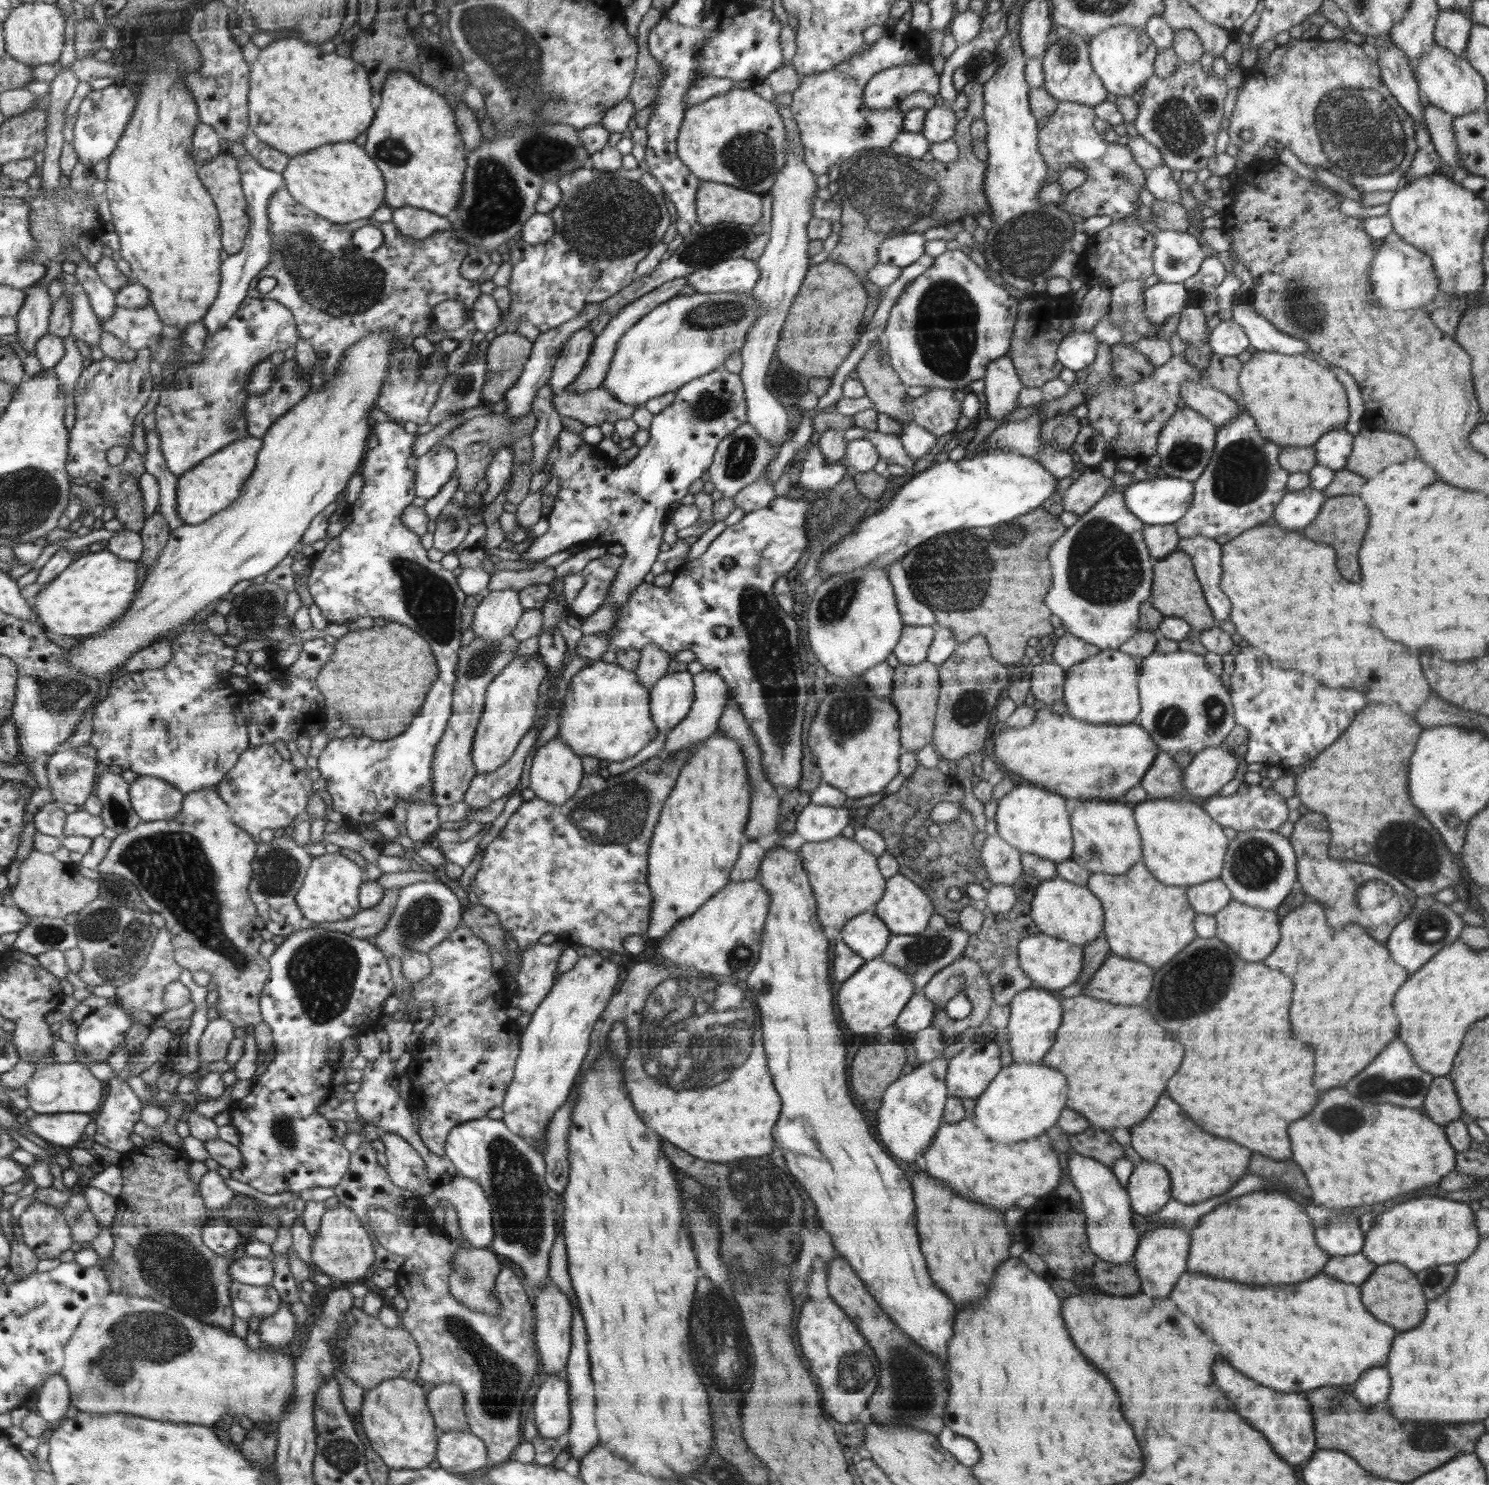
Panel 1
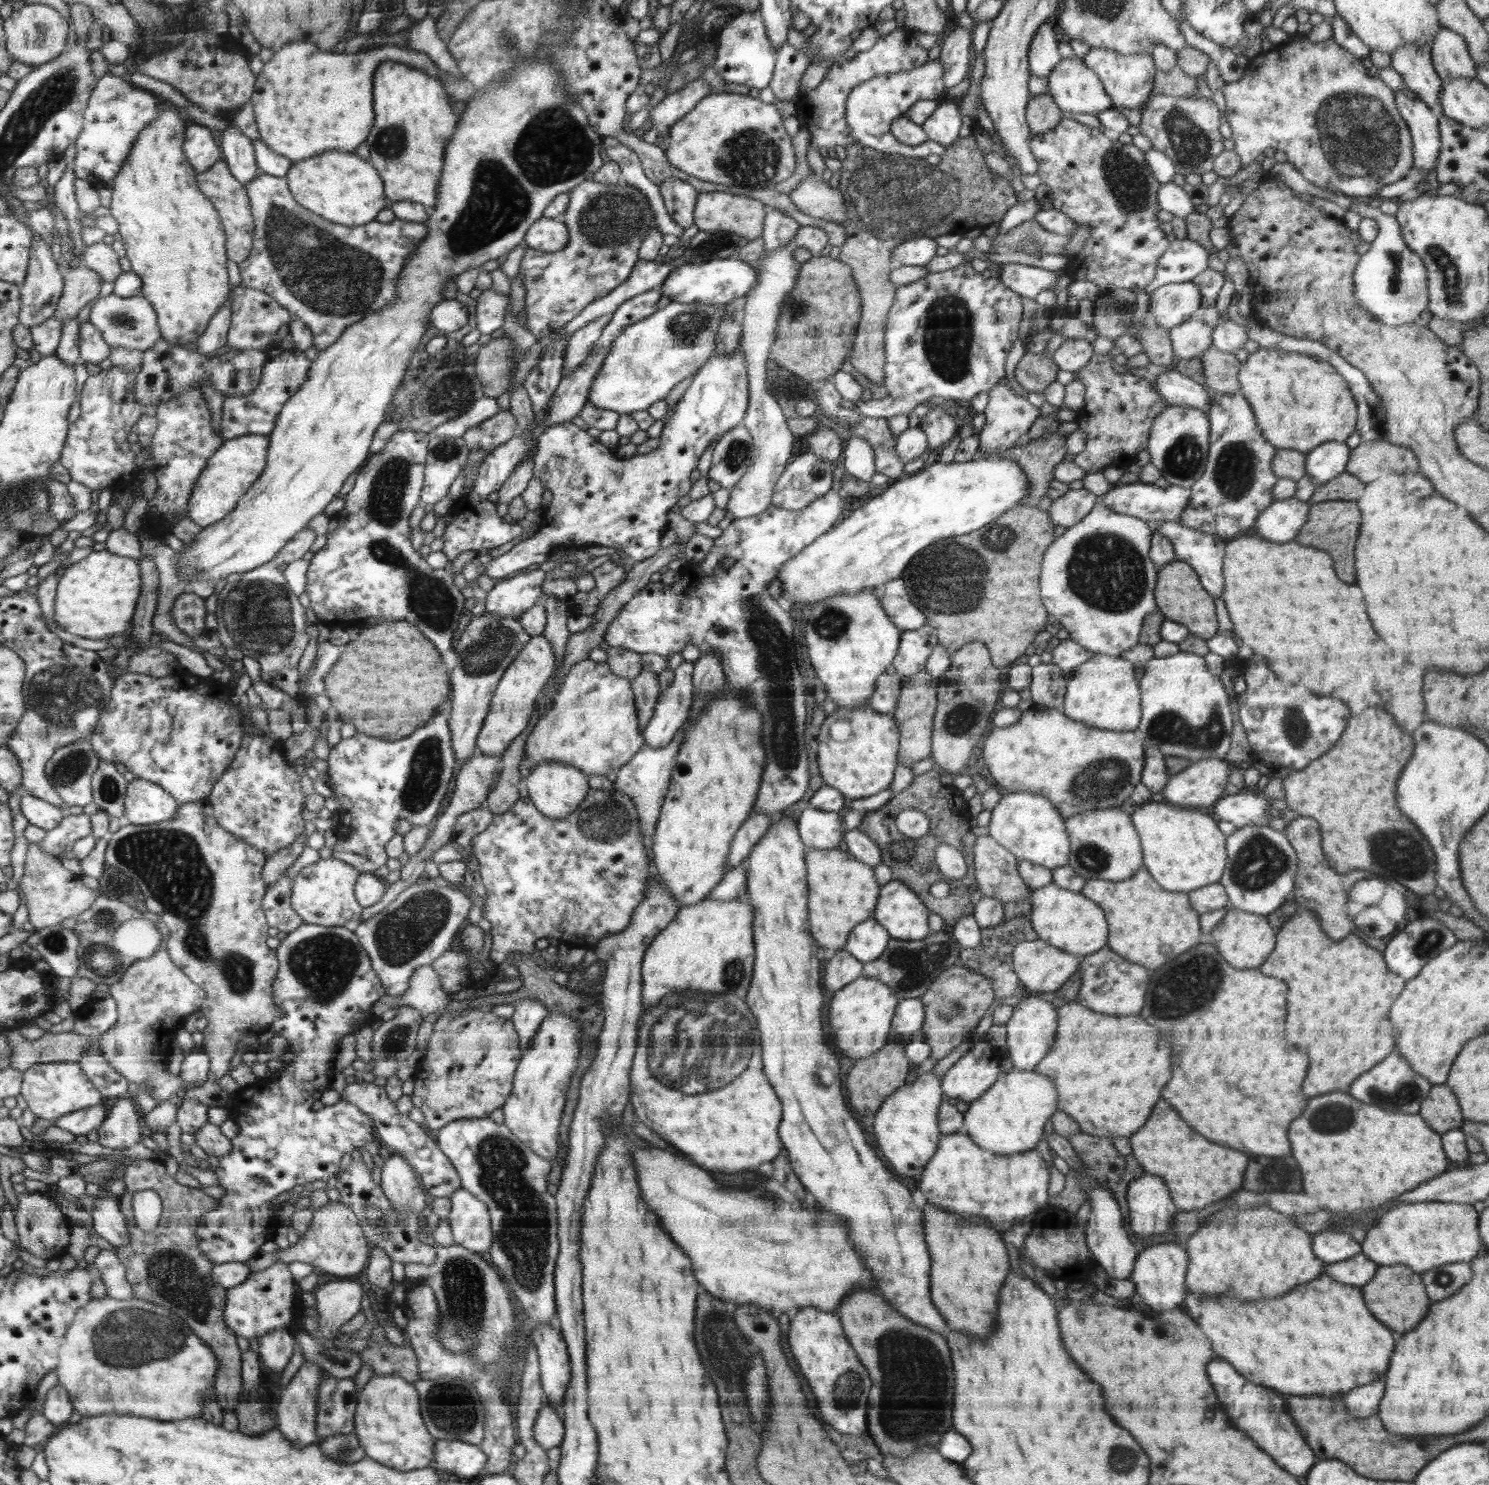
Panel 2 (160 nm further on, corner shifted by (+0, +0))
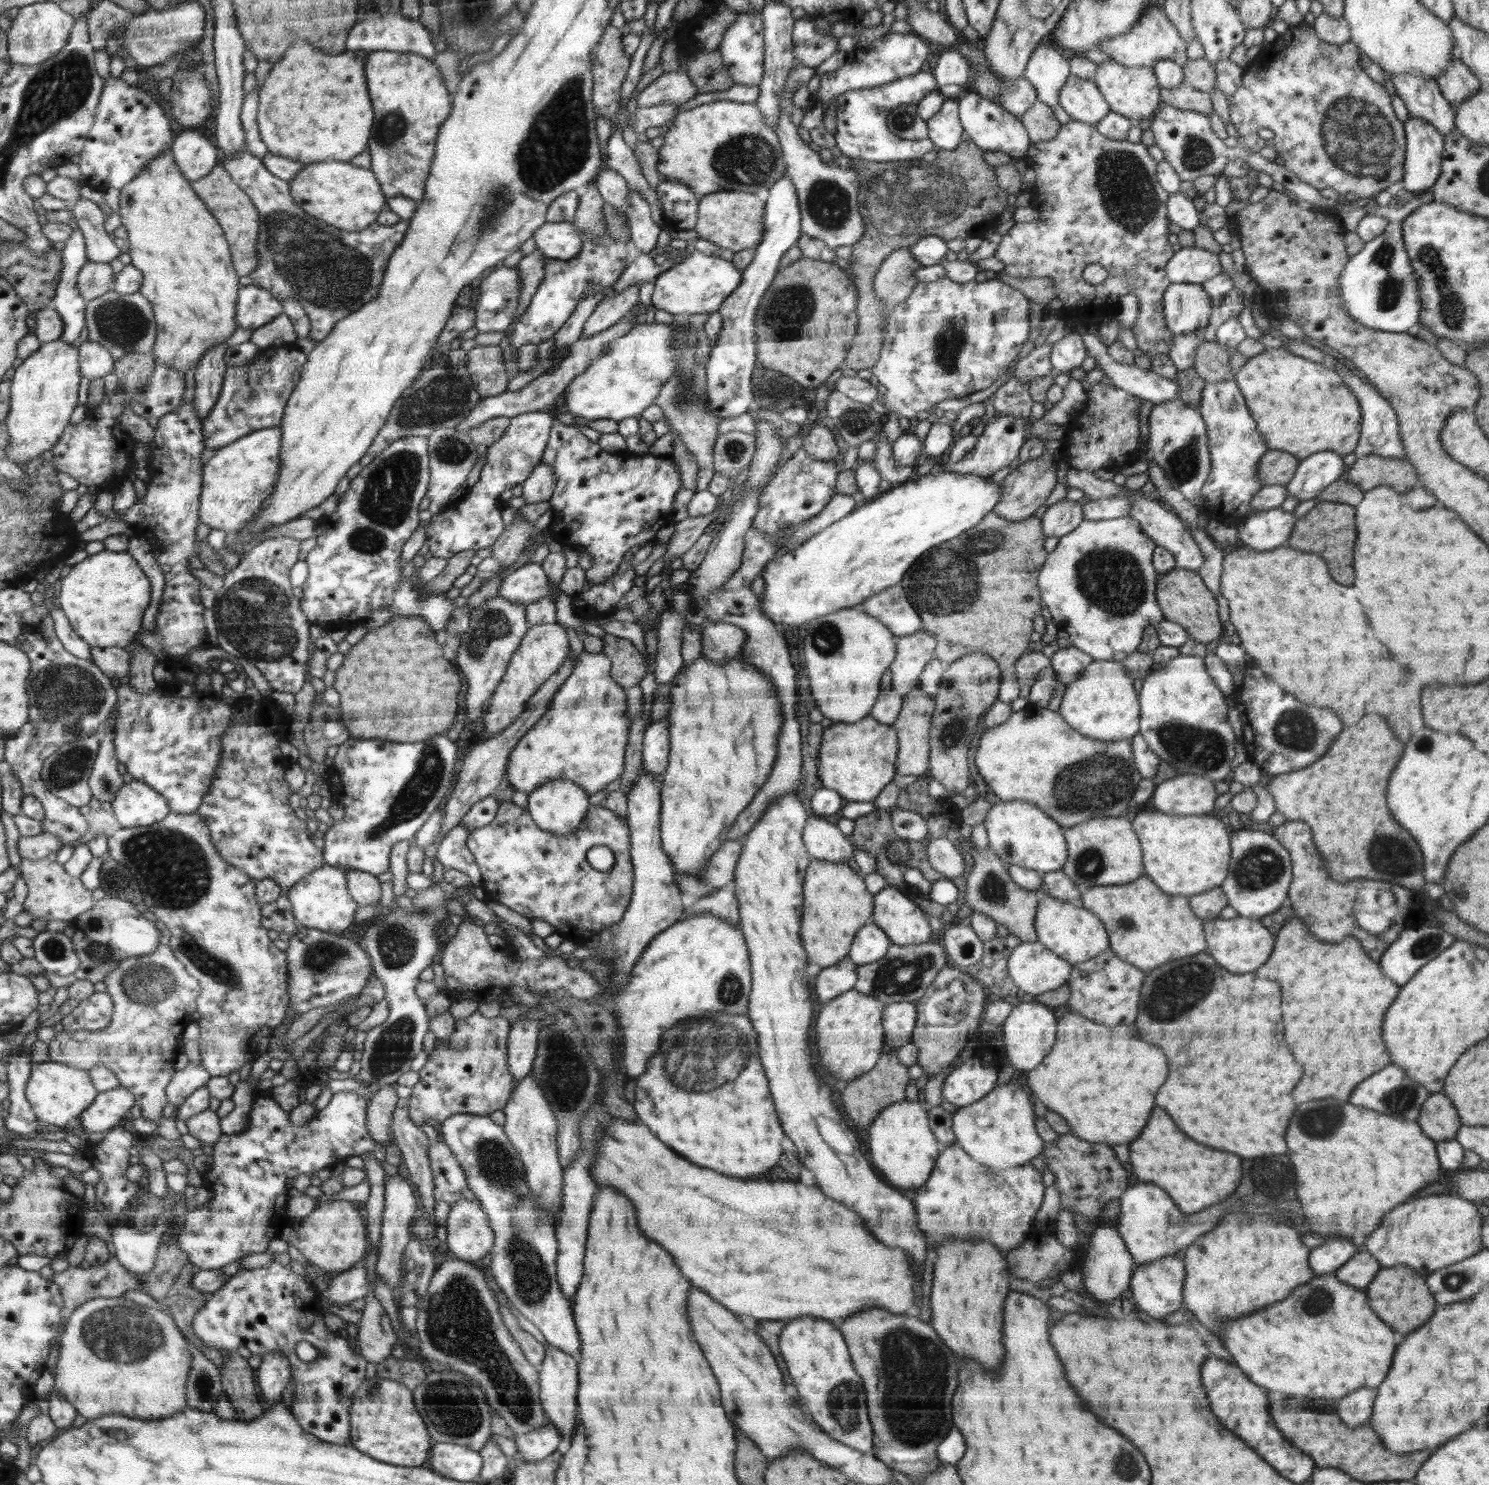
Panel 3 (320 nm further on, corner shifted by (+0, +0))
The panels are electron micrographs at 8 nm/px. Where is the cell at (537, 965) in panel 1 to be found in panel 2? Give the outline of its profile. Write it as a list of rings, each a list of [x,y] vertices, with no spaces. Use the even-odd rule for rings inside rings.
[[[523,998],[509,1002],[514,1005],[515,1013],[509,1018],[520,1039],[520,1049],[523,1053],[528,1050],[531,1040],[540,1028],[541,1022],[549,1014],[549,1010],[539,1000]]]

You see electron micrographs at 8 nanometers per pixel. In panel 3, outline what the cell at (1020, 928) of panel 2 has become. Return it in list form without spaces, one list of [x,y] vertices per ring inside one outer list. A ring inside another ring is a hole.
[[[1007,935],[983,942],[984,954],[968,974],[982,981],[993,999],[1004,999],[1006,996],[1016,996],[1018,987],[1010,978],[1007,971],[1007,962],[1013,948],[1021,942],[1016,936]]]

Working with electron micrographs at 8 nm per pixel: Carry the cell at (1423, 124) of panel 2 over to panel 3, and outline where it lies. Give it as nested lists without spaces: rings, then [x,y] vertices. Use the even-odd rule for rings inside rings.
[[[1410,114],[1403,126],[1406,138],[1404,189],[1424,194],[1440,177],[1444,136],[1428,120]]]

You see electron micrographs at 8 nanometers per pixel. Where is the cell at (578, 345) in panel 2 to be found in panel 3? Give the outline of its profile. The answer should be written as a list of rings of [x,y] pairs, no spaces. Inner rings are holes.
[[[633,284],[622,292],[614,293],[600,301],[584,323],[581,336],[584,338],[594,336],[594,334],[614,326],[618,320],[628,315],[639,304],[639,290],[640,285]]]

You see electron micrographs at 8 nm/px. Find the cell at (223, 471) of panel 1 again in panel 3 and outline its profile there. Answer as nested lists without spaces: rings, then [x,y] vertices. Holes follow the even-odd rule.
[[[280,426],[266,427],[249,432],[216,450],[205,466],[204,489],[200,500],[201,522],[207,524],[211,529],[216,528],[224,530],[228,534],[234,534],[259,516],[265,502],[273,496],[275,484],[279,480],[279,472],[282,469],[282,438],[283,432]]]

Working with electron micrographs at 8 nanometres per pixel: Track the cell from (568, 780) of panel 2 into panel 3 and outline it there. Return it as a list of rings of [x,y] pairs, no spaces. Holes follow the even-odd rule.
[[[557,778],[542,784],[529,794],[527,810],[542,830],[554,832],[558,836],[568,836],[577,832],[590,809],[590,795],[578,784],[567,778]]]

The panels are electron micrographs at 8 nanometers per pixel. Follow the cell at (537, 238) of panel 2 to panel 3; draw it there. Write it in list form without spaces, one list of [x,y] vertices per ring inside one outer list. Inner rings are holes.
[[[546,222],[534,233],[536,249],[550,260],[568,261],[582,251],[583,240],[572,222]]]

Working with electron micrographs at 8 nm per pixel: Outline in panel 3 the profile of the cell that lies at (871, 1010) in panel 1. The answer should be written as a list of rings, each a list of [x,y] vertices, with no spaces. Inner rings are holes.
[[[852,988],[827,1002],[820,1010],[814,1023],[815,1044],[820,1056],[819,1066],[828,1075],[850,1083],[873,1069],[887,1050],[884,1029],[885,1005],[880,999],[856,992]]]

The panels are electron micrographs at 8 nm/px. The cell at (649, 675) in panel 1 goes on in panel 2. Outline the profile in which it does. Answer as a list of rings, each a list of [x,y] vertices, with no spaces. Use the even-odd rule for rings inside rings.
[[[644,668],[641,674],[632,681],[633,693],[636,695],[637,714],[640,716],[642,734],[652,718],[654,707],[657,705],[661,688],[658,684],[658,674]]]

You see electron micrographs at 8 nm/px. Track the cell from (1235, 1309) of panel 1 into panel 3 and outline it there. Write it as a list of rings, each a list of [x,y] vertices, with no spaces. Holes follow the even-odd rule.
[[[1334,1274],[1318,1276],[1304,1286],[1298,1286],[1294,1294],[1266,1310],[1223,1324],[1218,1337],[1234,1357],[1234,1363],[1254,1384],[1272,1392],[1308,1398],[1342,1398],[1364,1384],[1368,1388],[1376,1388],[1390,1370],[1392,1356],[1396,1352],[1392,1328],[1370,1310],[1366,1294],[1338,1282]]]

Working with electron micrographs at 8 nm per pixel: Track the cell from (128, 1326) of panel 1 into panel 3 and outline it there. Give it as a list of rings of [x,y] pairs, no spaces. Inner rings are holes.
[[[94,1298],[75,1308],[60,1338],[60,1359],[55,1375],[56,1390],[77,1407],[87,1420],[104,1414],[126,1414],[130,1418],[163,1419],[186,1408],[186,1383],[192,1368],[188,1340],[173,1317],[132,1299]]]

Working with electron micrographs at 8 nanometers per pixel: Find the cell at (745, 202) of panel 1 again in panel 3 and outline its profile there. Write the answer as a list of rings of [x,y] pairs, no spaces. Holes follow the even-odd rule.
[[[724,190],[704,196],[700,202],[697,224],[694,230],[698,238],[709,240],[720,248],[734,253],[756,248],[762,240],[765,228],[765,206],[758,196],[745,191]]]

